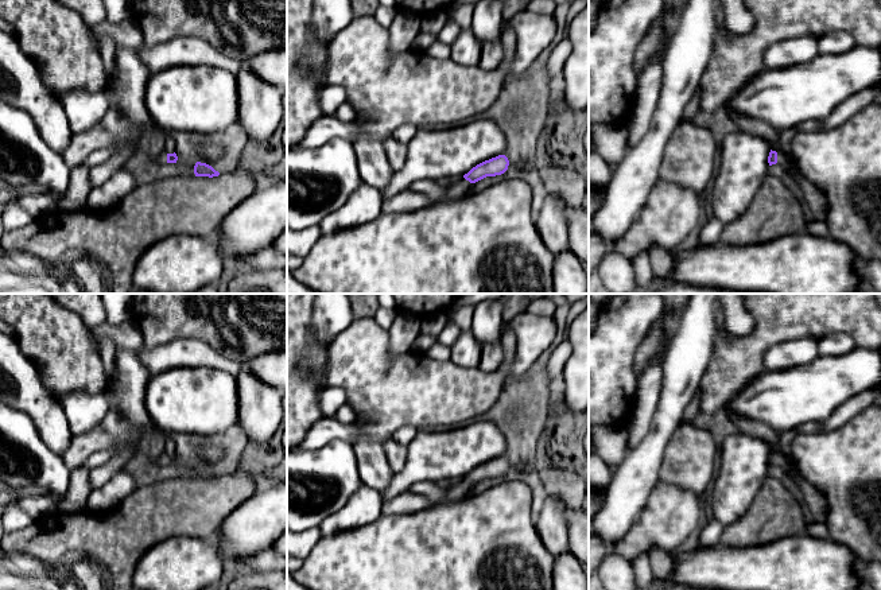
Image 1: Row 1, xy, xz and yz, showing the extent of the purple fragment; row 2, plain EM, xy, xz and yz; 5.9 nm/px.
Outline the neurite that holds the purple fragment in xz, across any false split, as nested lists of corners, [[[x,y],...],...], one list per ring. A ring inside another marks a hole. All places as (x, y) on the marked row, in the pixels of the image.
[[[498,155],[473,167],[457,183],[449,186],[442,199],[432,201],[426,194],[410,189],[383,201],[381,213],[403,214],[418,211],[434,203],[449,202],[470,194],[471,185],[486,178],[501,175],[508,170],[509,160],[505,155]]]

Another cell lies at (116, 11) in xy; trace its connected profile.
[[[102,0],[105,7],[105,20],[120,24],[132,16],[132,0]]]

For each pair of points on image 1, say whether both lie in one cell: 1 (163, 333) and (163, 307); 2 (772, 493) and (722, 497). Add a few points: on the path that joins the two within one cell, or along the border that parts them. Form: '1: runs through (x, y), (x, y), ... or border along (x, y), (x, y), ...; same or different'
1: runs through (163, 326), (163, 314); same
2: border along (768, 474), (749, 509), (737, 520); different

